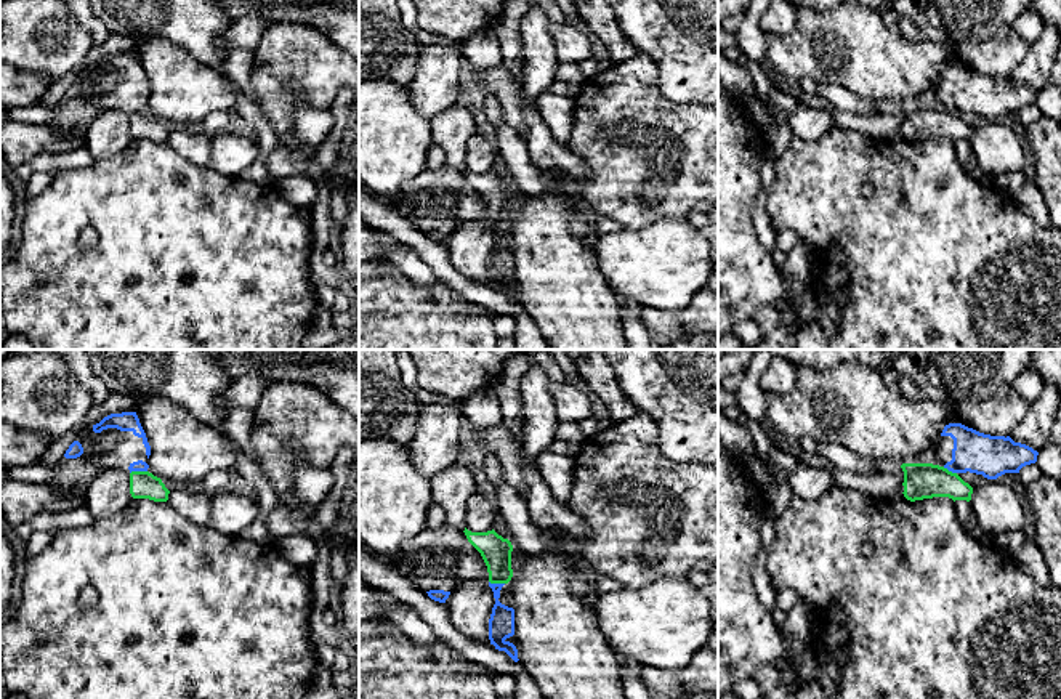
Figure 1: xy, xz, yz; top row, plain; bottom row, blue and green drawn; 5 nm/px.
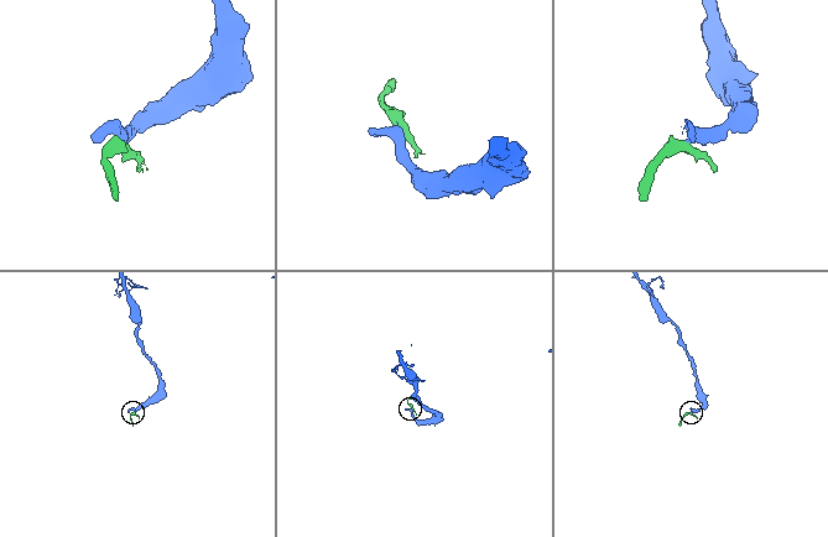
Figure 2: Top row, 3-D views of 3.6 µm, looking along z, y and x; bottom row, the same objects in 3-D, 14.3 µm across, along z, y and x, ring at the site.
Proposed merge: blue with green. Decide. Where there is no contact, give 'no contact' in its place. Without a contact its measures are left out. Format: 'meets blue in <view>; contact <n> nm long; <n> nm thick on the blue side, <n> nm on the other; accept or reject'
meets blue in xy; contact 90 nm long; 60 nm thick on the blue side, 140 nm on the other; reject

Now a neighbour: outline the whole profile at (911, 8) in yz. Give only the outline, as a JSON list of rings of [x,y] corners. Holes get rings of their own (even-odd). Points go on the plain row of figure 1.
[[[787,0],[795,6],[805,6],[814,11],[838,6],[841,3],[857,3],[883,13],[885,10],[894,10],[899,16],[915,18],[918,13],[925,13],[928,0]]]

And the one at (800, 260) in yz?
[[[798,240],[798,244],[787,253],[782,273],[793,279],[798,279],[806,289],[813,287],[814,281],[814,265],[817,252],[806,240]]]

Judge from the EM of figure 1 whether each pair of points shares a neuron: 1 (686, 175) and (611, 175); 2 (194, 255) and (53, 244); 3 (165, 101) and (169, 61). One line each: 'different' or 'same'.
1: same
2: same
3: same

